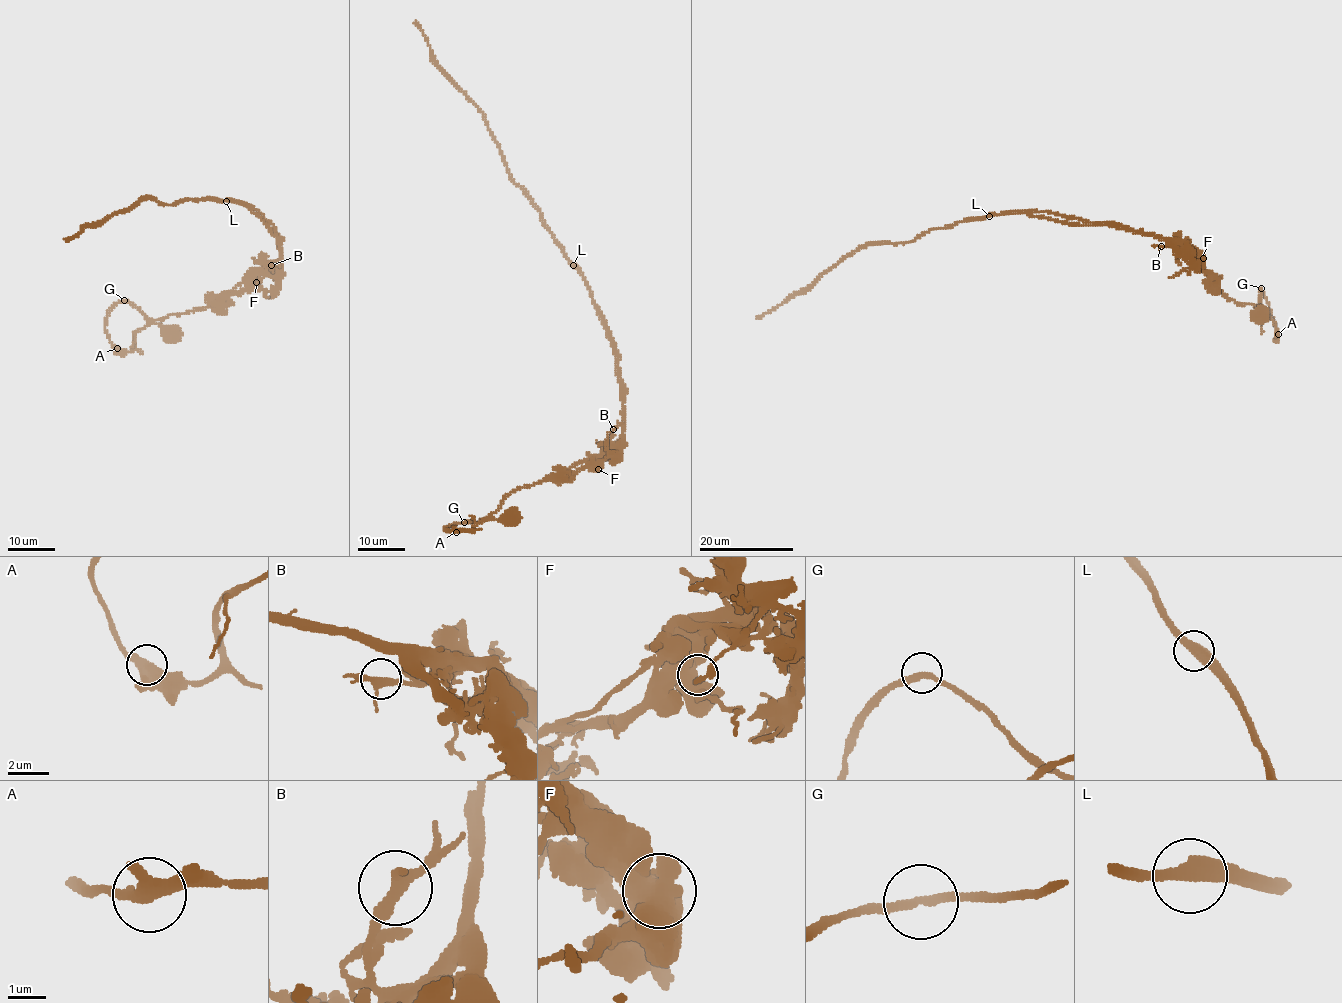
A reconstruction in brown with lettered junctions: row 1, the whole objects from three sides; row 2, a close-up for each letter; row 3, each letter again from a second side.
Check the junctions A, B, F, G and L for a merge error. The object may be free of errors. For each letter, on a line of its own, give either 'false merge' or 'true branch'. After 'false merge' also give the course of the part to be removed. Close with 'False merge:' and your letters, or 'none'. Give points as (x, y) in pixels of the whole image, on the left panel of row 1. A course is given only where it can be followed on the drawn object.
A: true branch
B: true branch
F: true branch
G: true branch
L: false merge | (226, 201), (259, 216), (281, 255), (269, 271), (251, 271), (242, 289), (222, 294), (219, 309), (227, 314)
False merge: L

